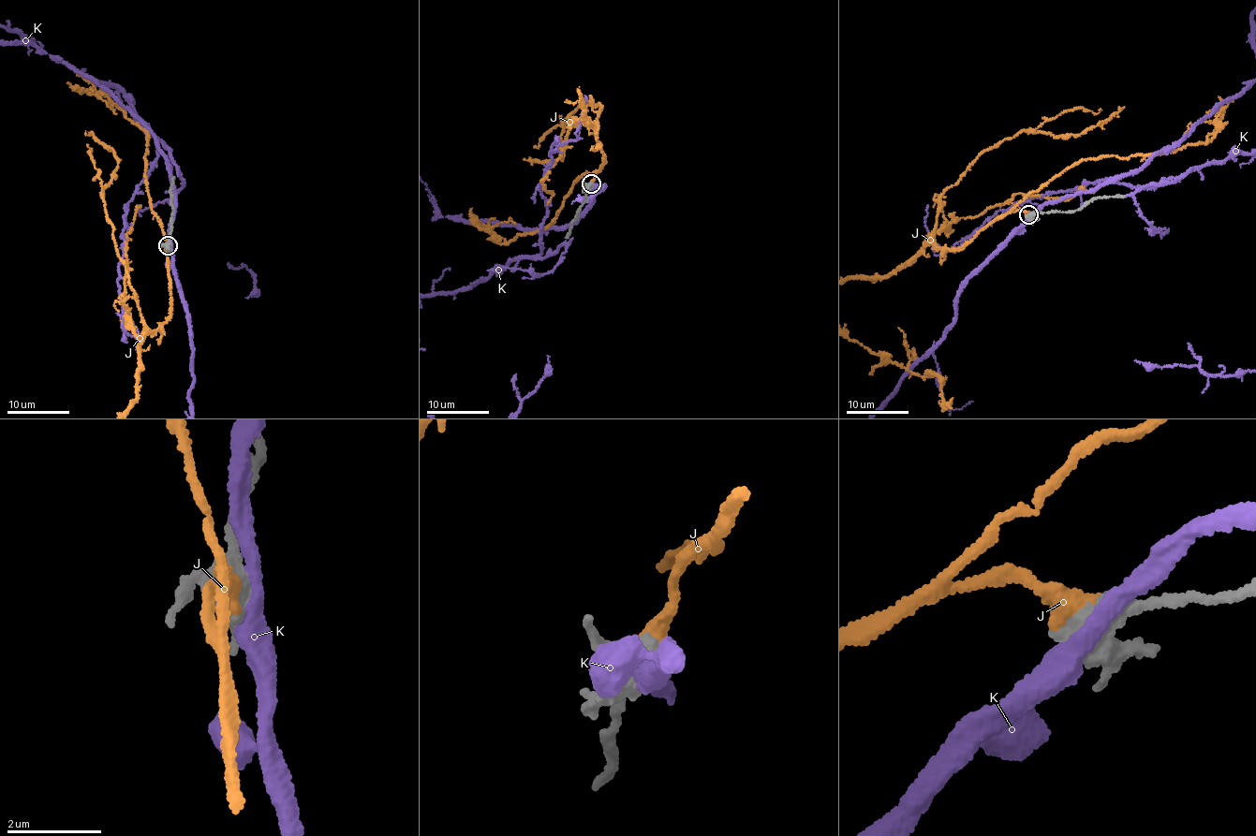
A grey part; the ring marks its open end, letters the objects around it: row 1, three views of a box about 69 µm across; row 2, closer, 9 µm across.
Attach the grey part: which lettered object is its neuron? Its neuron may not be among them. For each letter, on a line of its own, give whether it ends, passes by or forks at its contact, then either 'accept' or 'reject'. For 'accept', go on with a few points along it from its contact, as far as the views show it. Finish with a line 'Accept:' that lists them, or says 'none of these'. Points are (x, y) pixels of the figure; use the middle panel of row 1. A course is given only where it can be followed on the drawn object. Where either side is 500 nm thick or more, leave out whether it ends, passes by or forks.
J: it ends | accept
K: it passes by | reject
Accept: J

